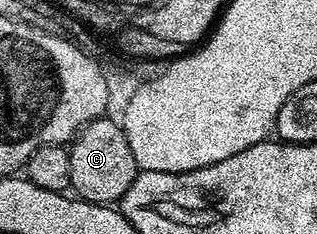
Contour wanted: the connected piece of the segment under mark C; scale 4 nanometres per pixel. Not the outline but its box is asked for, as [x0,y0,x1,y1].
[68,117,140,204]

